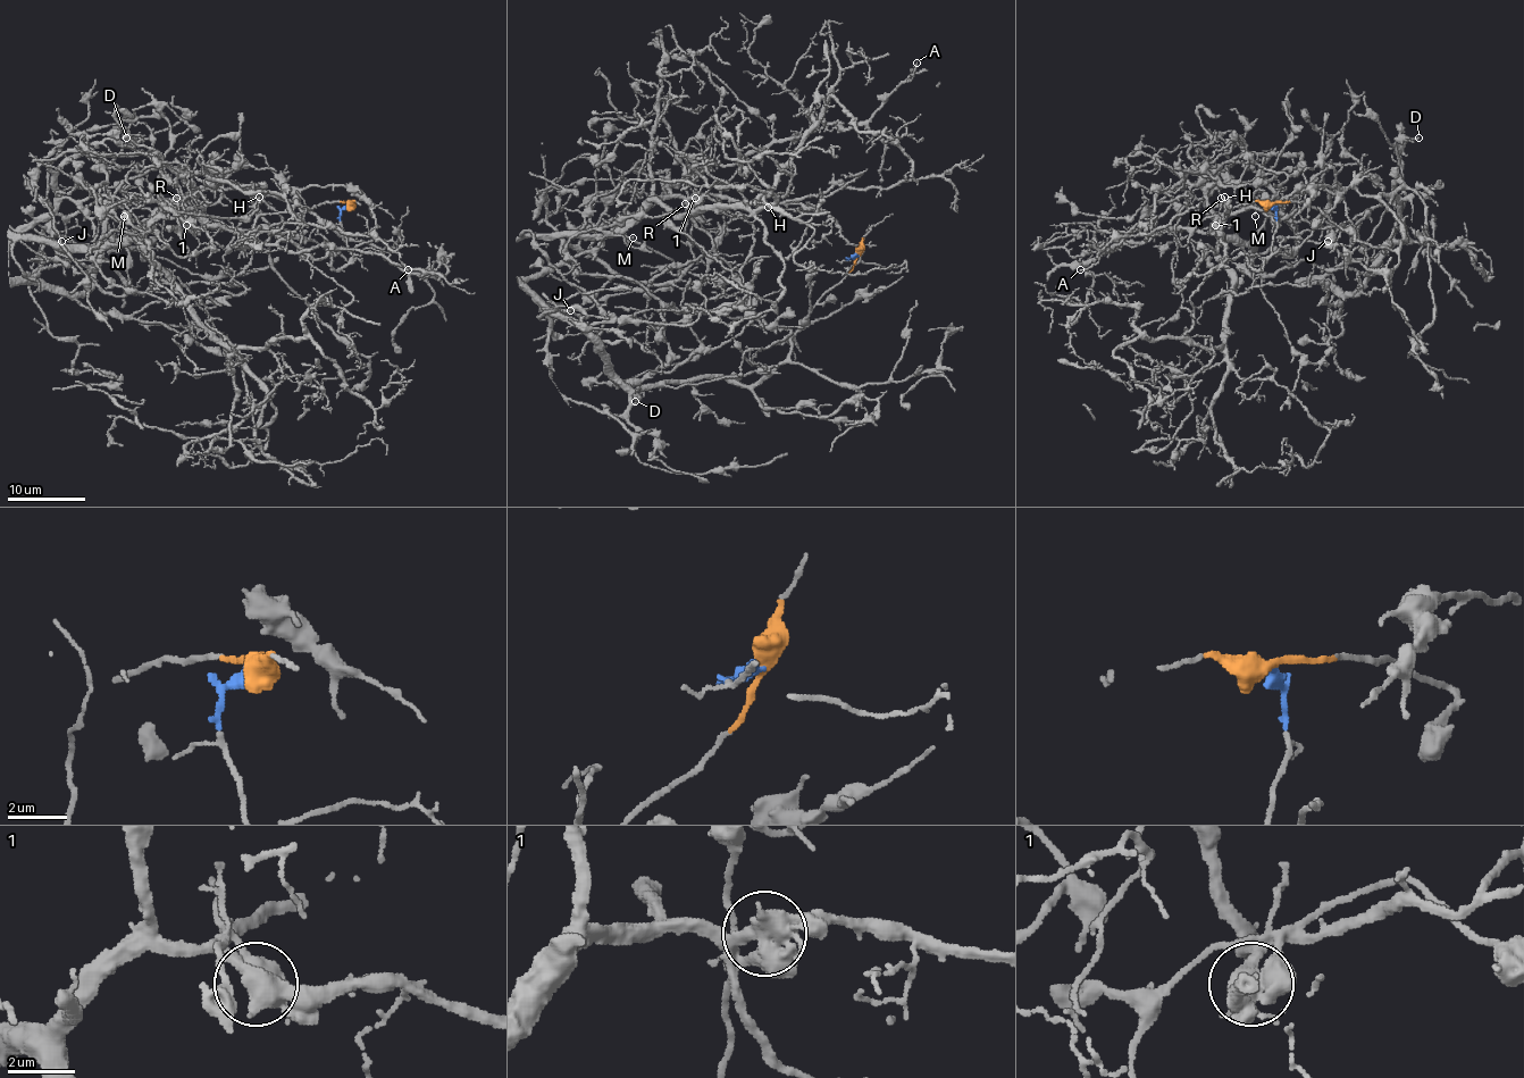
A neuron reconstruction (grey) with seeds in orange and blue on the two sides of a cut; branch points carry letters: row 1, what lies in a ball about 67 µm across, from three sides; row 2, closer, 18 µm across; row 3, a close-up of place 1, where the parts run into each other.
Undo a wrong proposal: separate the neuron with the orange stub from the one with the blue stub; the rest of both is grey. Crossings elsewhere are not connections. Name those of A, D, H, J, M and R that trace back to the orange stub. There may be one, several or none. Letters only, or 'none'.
D, J, M

